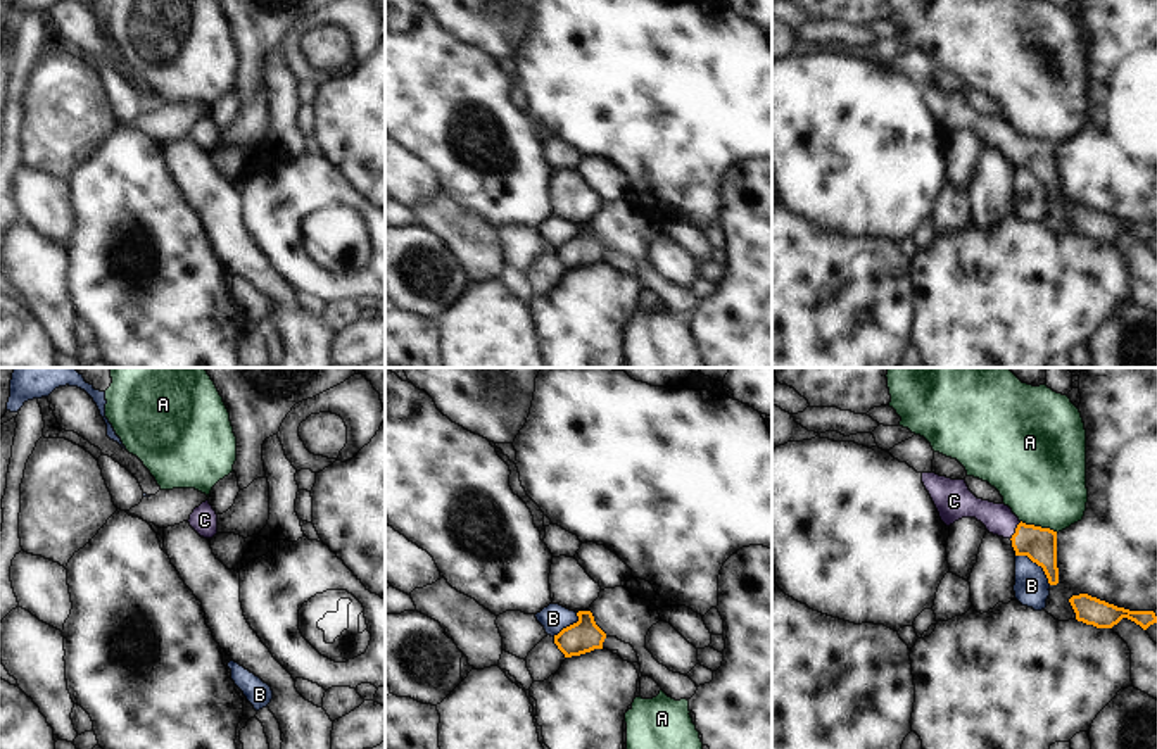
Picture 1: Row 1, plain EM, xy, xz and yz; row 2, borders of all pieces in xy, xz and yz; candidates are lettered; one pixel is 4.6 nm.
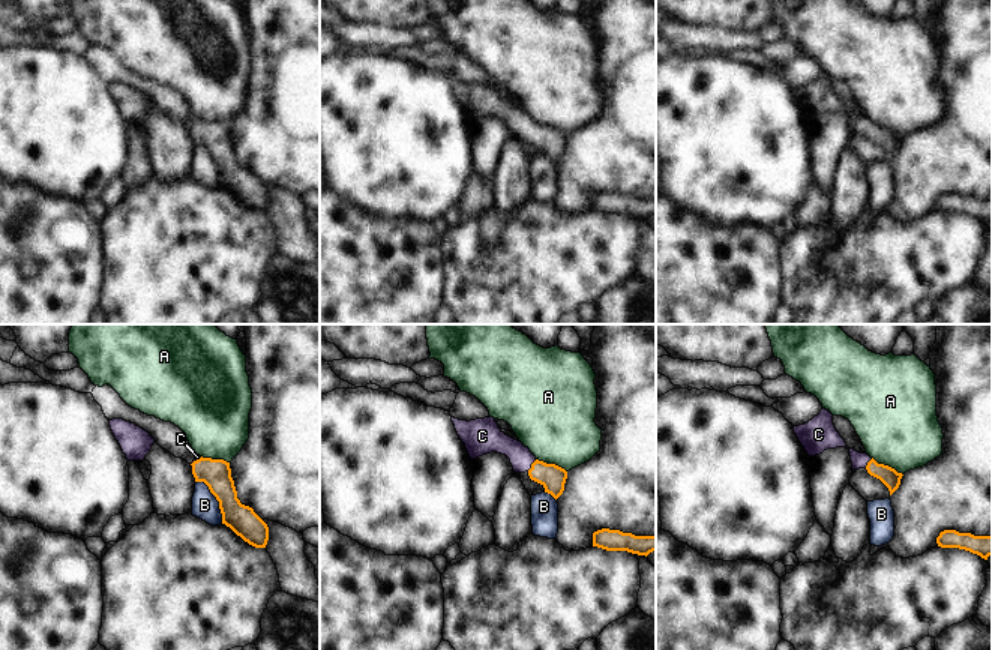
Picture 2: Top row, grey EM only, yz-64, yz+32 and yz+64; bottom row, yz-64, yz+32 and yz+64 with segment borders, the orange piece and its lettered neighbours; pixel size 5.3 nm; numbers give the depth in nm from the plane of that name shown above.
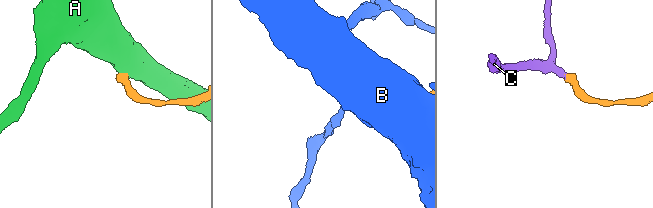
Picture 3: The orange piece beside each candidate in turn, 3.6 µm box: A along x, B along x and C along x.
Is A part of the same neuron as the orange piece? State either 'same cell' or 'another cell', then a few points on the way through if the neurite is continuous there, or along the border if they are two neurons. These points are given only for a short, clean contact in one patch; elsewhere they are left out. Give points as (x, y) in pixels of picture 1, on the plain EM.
another cell | along yz (1021, 133), (1057, 145)

